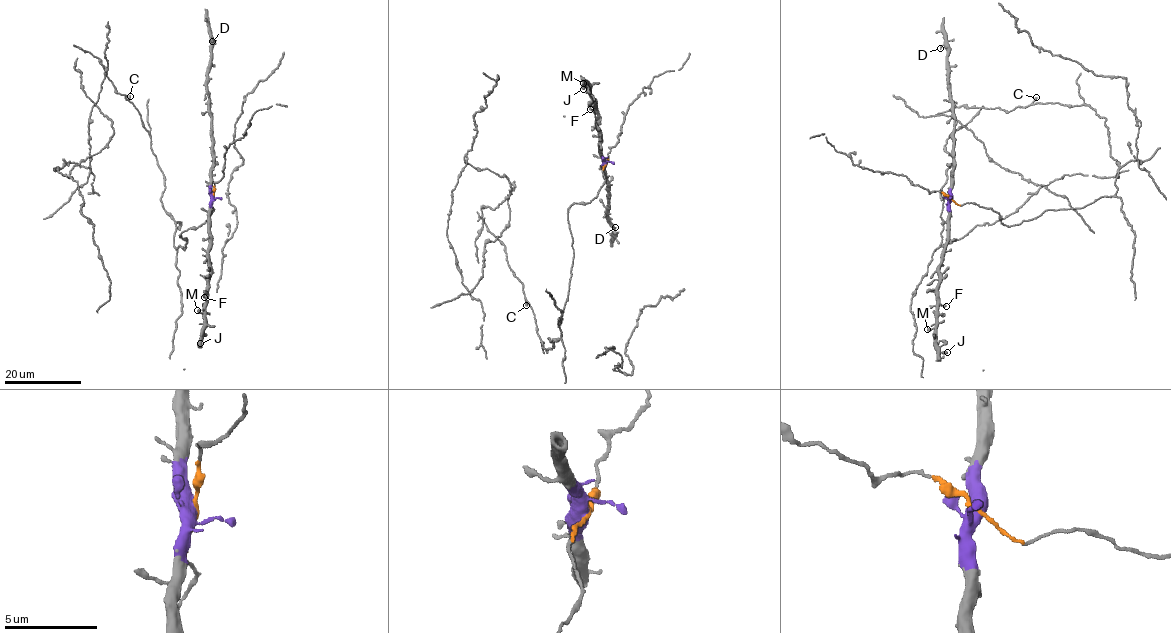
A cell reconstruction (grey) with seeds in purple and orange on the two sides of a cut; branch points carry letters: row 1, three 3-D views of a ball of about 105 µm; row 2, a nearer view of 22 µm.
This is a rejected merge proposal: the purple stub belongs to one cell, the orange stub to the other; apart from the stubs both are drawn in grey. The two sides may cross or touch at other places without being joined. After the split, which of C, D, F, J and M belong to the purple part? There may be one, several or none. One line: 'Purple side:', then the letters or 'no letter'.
Purple side: D, F, J, M

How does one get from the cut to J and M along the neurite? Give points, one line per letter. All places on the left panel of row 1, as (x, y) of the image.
J: (213, 196), (205, 329), (200, 343)
M: (213, 196), (207, 305), (205, 312), (197, 310)

